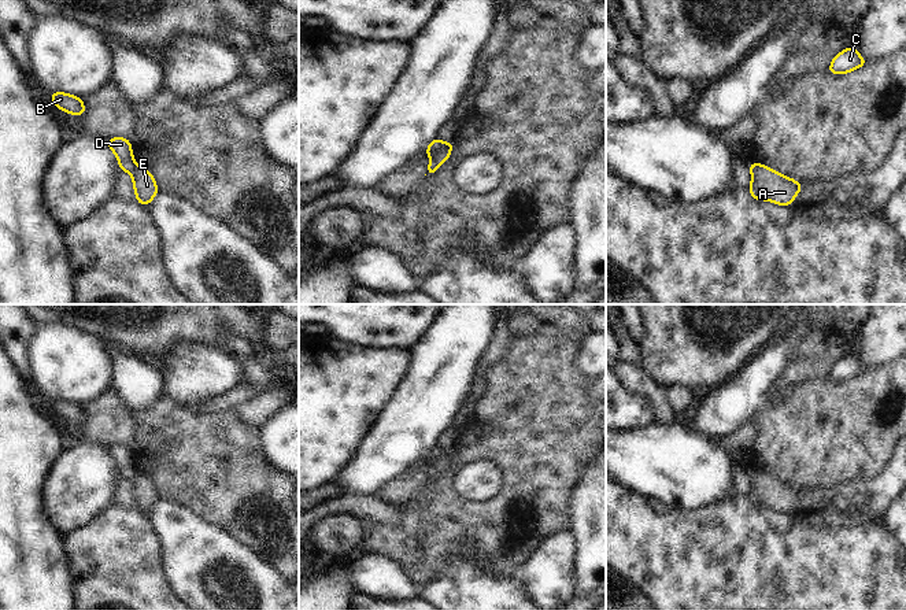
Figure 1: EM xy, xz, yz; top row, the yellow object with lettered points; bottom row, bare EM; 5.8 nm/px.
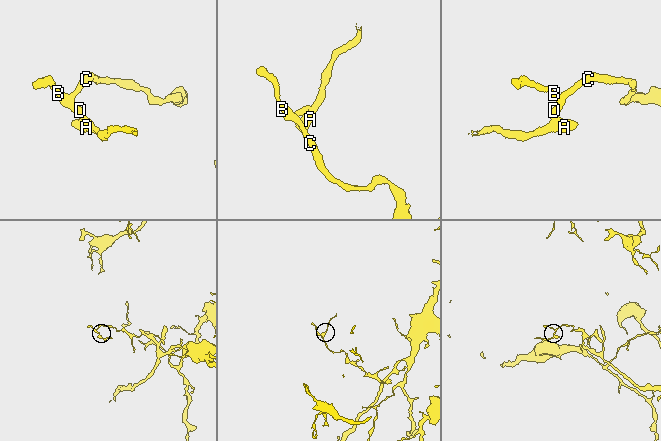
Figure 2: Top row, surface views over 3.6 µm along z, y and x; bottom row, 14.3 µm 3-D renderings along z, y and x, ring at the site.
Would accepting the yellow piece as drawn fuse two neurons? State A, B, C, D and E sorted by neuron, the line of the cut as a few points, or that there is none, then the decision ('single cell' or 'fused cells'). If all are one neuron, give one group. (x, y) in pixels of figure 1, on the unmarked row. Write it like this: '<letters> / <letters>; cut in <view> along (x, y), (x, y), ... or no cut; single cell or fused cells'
A E / B C D; cut in xz along (446, 450), (431, 464); fused cells

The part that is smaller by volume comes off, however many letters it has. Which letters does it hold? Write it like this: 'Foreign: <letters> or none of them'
Foreign: A, E

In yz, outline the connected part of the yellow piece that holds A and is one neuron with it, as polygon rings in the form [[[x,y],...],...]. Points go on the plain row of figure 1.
[[[758,470],[751,478],[748,499],[755,507],[768,507],[779,513],[791,513],[802,495],[803,492],[794,485],[785,484]]]

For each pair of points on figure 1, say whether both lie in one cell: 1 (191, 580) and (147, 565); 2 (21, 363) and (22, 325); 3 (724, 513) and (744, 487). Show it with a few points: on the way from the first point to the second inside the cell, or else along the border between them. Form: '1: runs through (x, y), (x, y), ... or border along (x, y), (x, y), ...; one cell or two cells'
1: border along (158, 539), (165, 579), (177, 595); two cells
2: runs through (21, 354), (21, 335); one cell
3: border along (747, 495), (731, 498); two cells

